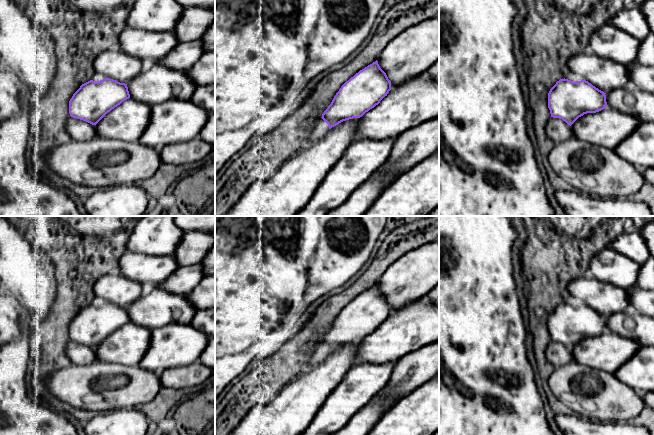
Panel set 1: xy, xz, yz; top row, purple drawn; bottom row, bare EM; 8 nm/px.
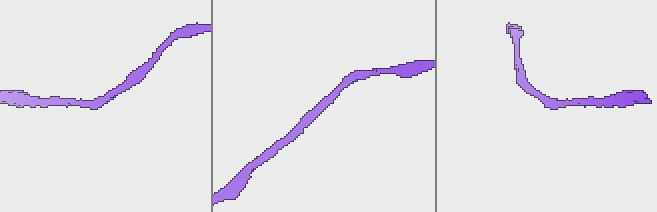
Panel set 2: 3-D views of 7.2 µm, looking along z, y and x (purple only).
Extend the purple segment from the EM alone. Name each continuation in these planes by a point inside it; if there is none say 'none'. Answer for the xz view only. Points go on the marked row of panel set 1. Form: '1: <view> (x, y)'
1: xz (321, 129)

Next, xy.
1: xy (97, 77)

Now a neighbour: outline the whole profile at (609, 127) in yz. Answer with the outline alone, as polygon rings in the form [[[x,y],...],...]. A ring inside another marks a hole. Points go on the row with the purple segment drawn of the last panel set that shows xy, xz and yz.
[[[606,106],[599,112],[579,117],[571,128],[574,137],[615,150],[640,123],[639,119]]]

